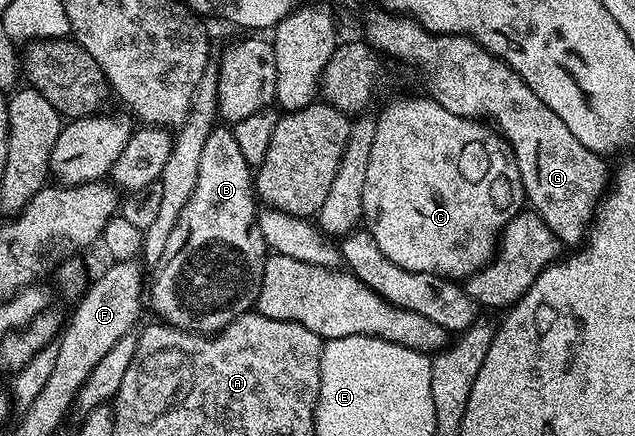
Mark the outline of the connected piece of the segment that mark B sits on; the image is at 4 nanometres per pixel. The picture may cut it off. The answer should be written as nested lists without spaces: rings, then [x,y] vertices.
[[[216,125],[206,145],[198,166],[198,179],[177,224],[167,238],[166,249],[161,260],[151,268],[150,295],[155,318],[169,327],[177,327],[198,335],[218,333],[226,325],[253,310],[256,297],[260,294],[260,282],[264,272],[266,248],[260,232],[258,199],[254,194],[254,171],[249,167],[231,126]]]

